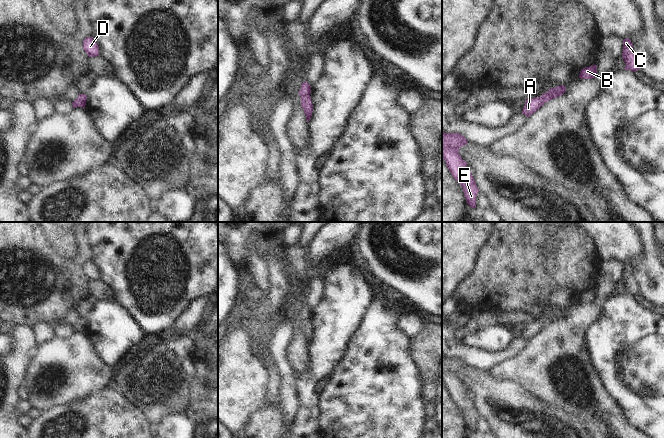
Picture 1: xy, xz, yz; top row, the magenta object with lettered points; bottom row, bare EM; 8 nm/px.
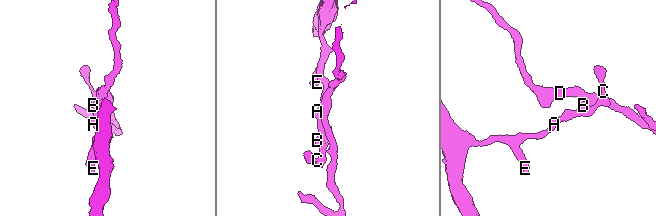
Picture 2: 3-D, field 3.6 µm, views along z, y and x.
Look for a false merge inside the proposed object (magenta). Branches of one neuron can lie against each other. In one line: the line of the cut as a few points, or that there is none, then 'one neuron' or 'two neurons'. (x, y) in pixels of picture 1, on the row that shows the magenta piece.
cut none; one neuron

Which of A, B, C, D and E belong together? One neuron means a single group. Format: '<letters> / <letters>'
A B C D E

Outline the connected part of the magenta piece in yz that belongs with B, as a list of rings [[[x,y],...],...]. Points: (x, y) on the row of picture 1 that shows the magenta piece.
[[[594,64],[589,67],[585,67],[583,69],[581,69],[579,78],[592,79],[595,77],[596,73],[597,73],[597,66]]]

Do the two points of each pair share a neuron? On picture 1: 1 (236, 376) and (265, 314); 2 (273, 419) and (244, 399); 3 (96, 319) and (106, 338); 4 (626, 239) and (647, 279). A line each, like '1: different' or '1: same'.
1: different
2: different
3: same
4: different

